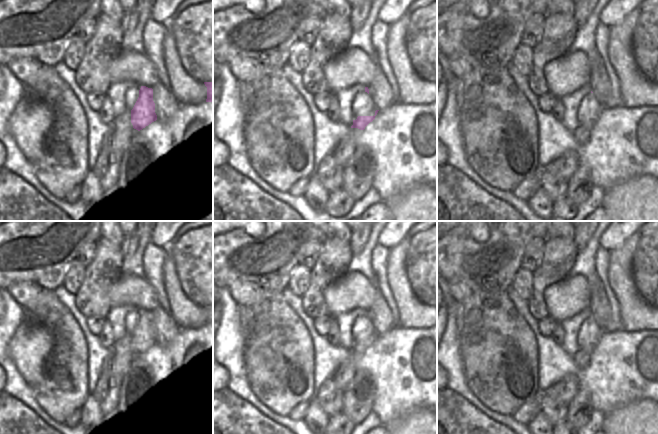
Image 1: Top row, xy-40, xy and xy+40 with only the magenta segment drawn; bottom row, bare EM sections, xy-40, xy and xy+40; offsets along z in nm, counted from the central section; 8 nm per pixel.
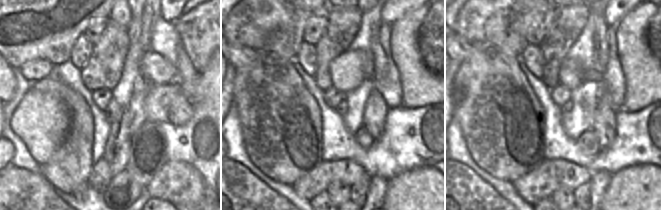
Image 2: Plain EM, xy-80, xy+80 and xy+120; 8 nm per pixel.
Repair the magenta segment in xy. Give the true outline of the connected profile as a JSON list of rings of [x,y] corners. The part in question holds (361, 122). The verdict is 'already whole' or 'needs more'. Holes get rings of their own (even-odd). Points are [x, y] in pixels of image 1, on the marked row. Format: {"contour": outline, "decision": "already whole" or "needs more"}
{"contour": [[[379,110],[375,111],[374,116],[358,116],[356,120],[353,120],[353,125],[351,126],[351,134],[354,138],[363,133],[365,127],[375,119]]], "decision": "needs more"}

